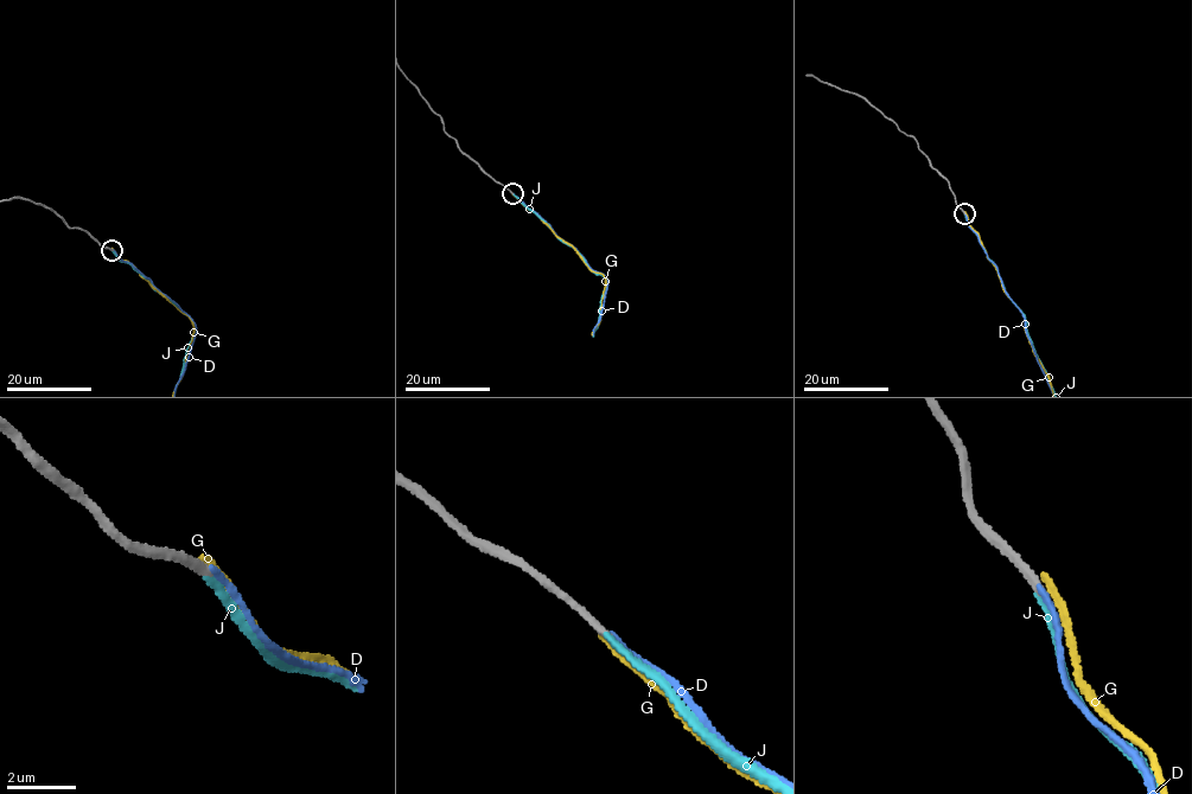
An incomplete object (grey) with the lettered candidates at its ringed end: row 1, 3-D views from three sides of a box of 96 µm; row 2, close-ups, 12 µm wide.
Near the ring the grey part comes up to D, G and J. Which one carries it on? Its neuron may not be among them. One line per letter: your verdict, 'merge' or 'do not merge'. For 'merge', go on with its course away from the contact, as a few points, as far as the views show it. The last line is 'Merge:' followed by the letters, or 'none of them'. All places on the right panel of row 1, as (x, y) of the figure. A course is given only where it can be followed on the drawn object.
D: do not merge
G: do not merge
J: merge
Merge: J

